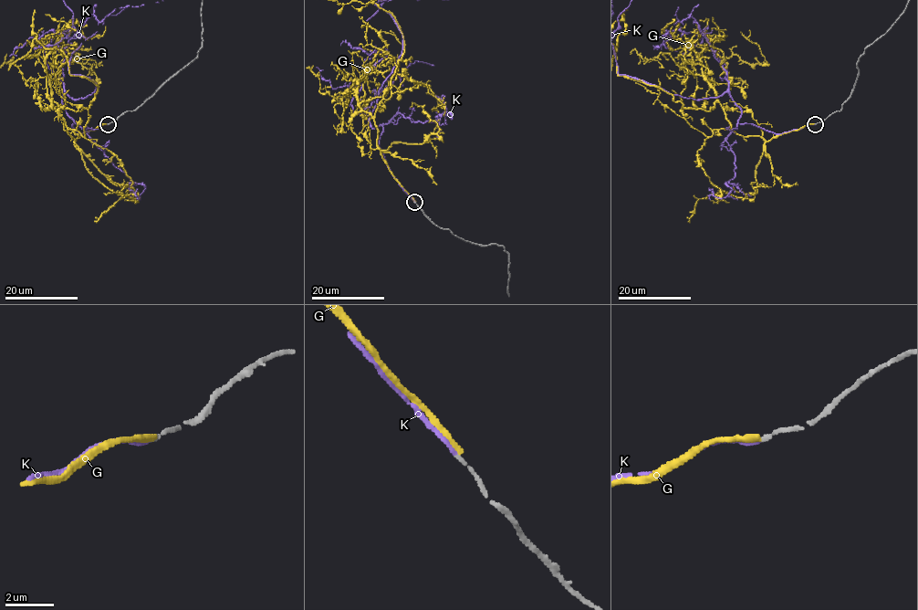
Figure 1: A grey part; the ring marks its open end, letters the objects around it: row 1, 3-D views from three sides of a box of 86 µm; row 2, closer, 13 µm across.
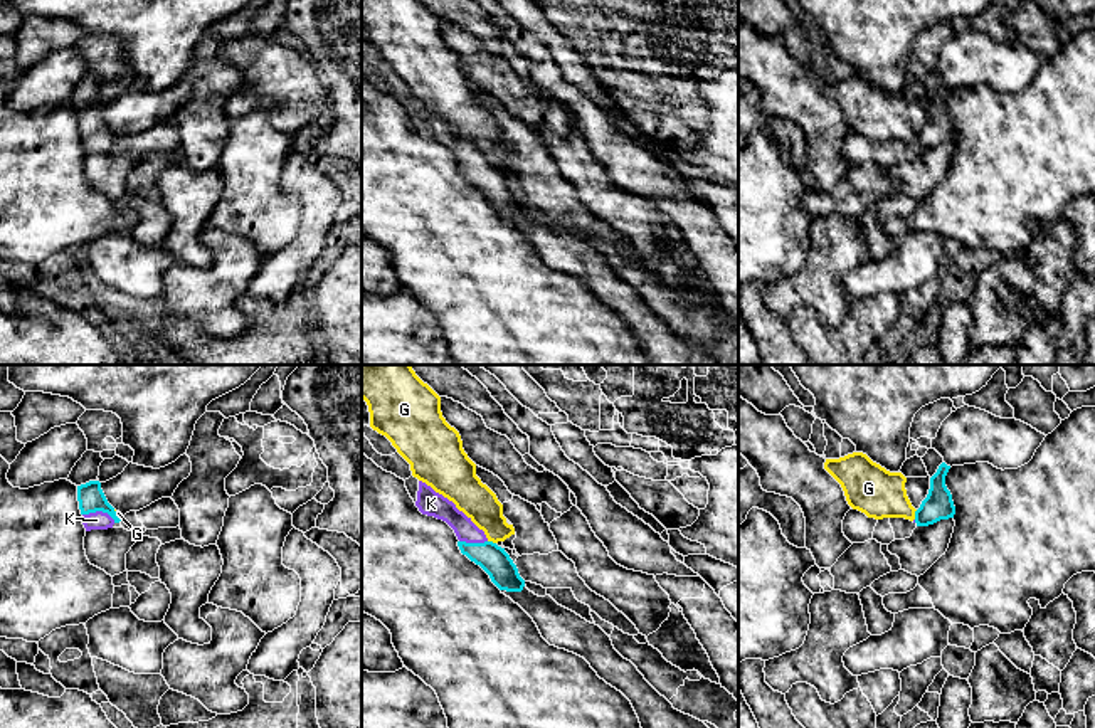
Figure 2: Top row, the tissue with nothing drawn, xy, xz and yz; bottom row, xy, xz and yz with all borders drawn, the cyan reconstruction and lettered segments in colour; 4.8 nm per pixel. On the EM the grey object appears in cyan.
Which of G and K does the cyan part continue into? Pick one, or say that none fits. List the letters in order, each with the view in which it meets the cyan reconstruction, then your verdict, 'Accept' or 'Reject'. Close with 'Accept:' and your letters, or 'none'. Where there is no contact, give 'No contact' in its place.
G: Touches cyan in yz. Reject
K: Touches cyan in xy. Accept
Accept: K

